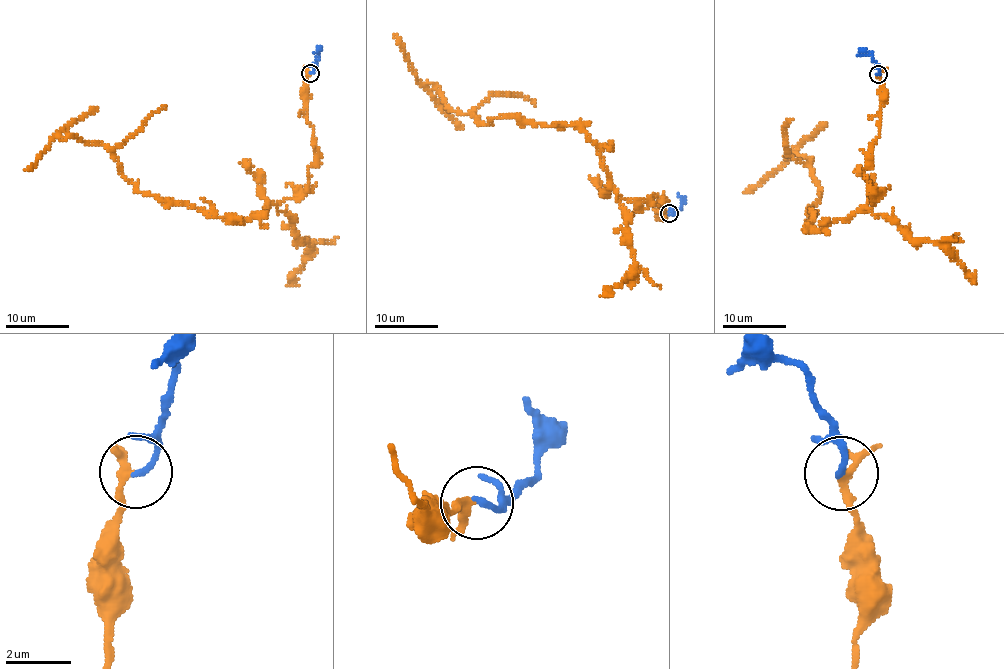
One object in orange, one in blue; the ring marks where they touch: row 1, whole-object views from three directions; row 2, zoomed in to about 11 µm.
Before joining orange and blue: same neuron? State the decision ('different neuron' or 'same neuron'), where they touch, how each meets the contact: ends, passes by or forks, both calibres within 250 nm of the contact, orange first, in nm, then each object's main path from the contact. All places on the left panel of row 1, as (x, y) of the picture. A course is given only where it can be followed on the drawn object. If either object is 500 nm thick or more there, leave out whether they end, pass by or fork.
same neuron; at (310, 73); orange passes by; blue ends there; 200 nm thick on the orange side, 190 nm on the other; orange runs (311, 73), (307, 193), (243, 222), (143, 194), (74, 137), (27, 169); blue runs (311, 73), (318, 54), (316, 50), (314, 53)

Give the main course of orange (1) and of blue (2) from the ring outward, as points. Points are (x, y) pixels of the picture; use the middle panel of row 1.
1: (669, 213), (657, 213), (653, 194), (618, 195), (580, 129), (453, 112), (396, 34)
2: (669, 213), (680, 208), (678, 192)

